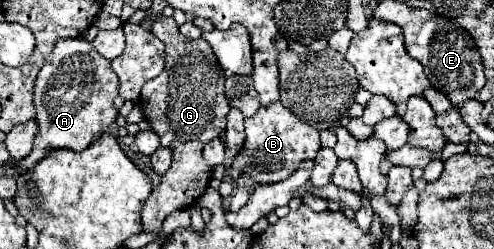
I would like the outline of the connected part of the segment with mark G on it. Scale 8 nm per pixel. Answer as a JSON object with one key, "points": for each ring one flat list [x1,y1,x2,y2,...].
{"points":[[174,18,156,20,152,24,152,32,166,44,166,66,160,76,156,76,154,80,144,84,142,94,140,94,140,106,142,106,146,120,150,122,150,128,160,136,160,146,166,146,172,150,172,166,168,168,168,172,162,176,160,184,150,192,150,198,142,206,142,230,144,232,160,232,162,222,168,214,192,206,198,200,198,196,204,194,204,190,208,188,208,180,212,178,212,168,202,158,202,150,204,150,206,142,210,142,212,138,218,138,224,132,226,116,230,112,230,102,224,94,226,76,224,76,218,60,214,58,210,44,206,44,204,38,198,38,198,40,182,38]]}

